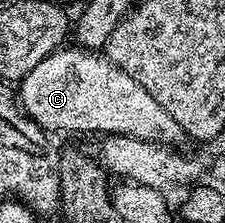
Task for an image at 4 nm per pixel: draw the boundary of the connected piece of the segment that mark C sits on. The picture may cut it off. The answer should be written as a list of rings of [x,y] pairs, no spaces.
[[[60,48],[55,50],[33,72],[29,72],[18,83],[17,101],[41,129],[48,132],[64,130],[67,134],[95,134],[99,136],[119,135],[121,137],[135,137],[137,140],[149,141],[155,145],[169,147],[182,147],[185,135],[181,124],[145,92],[145,88],[139,83],[136,75],[124,70],[118,62],[111,62],[102,53],[78,48],[79,50],[67,50]]]

